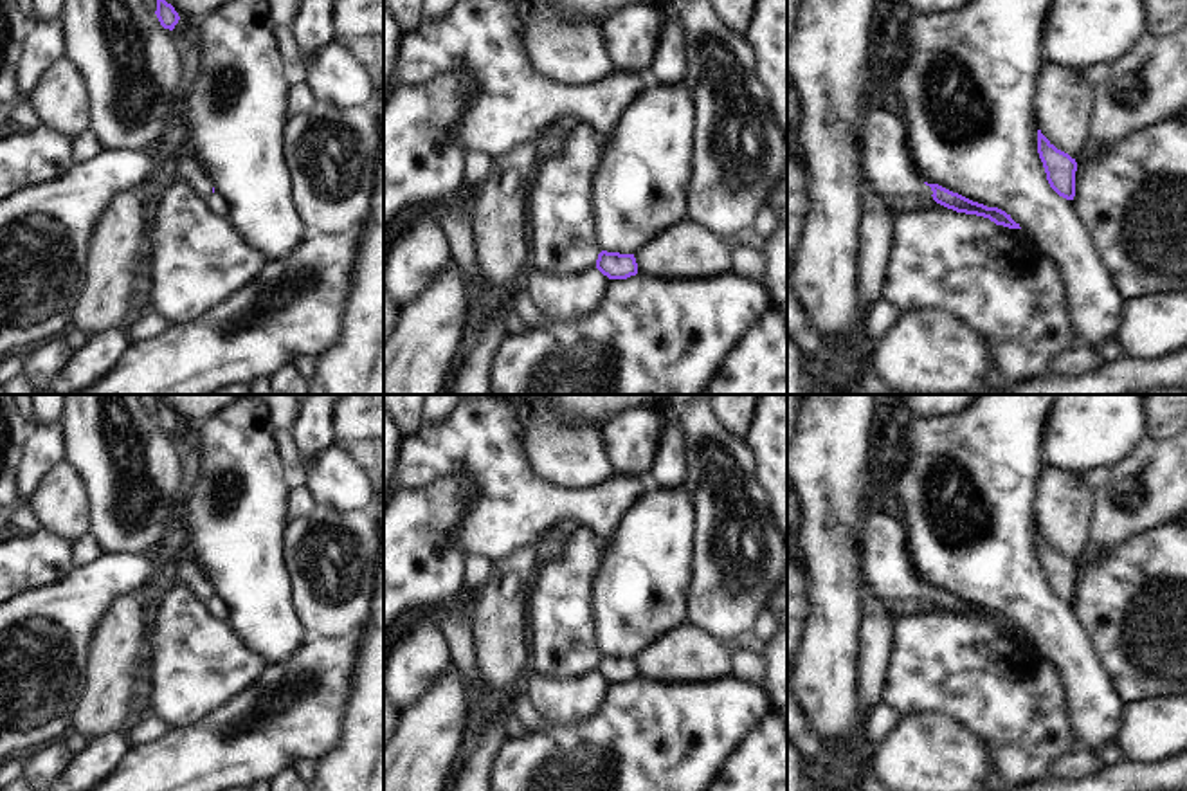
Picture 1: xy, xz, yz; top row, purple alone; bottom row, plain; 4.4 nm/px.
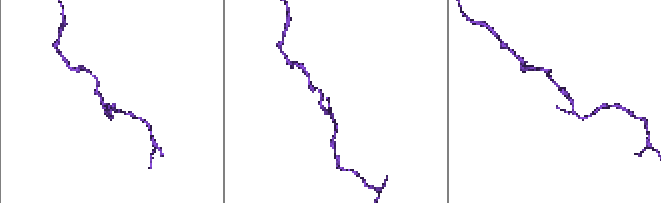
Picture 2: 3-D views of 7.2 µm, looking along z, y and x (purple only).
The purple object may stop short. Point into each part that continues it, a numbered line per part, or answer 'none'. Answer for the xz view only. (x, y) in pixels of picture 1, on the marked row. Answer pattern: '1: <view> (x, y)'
none

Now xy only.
1: xy (182, 164)

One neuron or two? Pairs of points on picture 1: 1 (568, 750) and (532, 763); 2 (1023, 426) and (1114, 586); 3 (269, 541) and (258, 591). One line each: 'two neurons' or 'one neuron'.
1: one neuron
2: two neurons
3: one neuron

